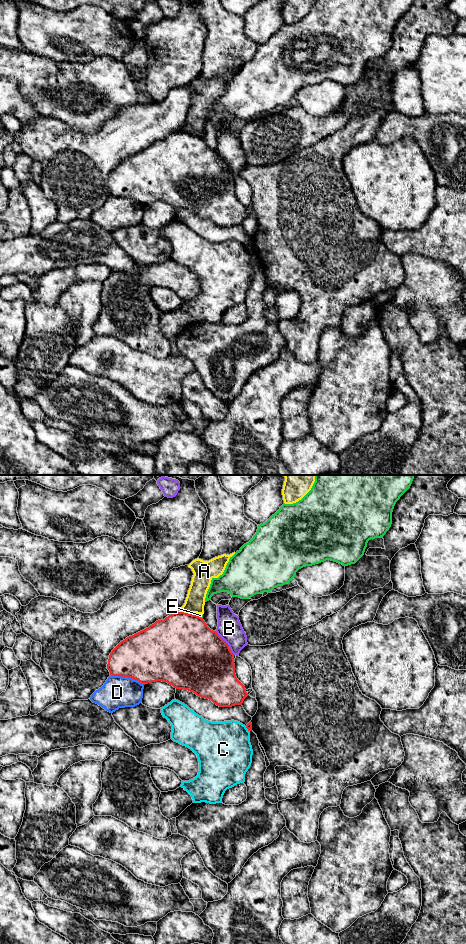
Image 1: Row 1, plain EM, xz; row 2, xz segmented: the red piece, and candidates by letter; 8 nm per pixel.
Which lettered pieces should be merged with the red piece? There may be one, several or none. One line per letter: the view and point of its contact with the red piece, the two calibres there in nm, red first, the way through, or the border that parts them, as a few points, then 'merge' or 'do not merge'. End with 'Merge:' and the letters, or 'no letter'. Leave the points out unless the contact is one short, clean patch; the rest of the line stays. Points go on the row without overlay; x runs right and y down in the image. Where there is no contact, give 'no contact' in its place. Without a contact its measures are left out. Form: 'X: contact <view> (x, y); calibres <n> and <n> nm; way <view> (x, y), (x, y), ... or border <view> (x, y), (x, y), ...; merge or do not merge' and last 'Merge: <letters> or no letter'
A: contact xz (187, 133); calibres 480 and 160 nm; do not merge
B: contact xz (226, 163); calibres 500 and 200 nm; do not merge
C: contact xz (247, 248); calibres 50 and 440 nm; border xz (245, 246), (249, 251); do not merge
D: contact xz (127, 196); calibres 420 and 260 nm; do not merge
E: contact xz (198, 136); calibres 480 and 30 nm; do not merge
Merge: no letter

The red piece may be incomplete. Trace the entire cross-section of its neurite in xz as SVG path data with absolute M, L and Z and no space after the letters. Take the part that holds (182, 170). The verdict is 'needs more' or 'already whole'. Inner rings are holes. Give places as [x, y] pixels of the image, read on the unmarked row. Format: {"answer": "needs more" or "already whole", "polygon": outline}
{"answer": "already whole", "polygon": "M176 132L127 157L110 173L107 189L112 196L128 197L145 205L162 201L176 209L193 212L219 227L242 225L248 216L235 194L234 174L203 138Z"}

